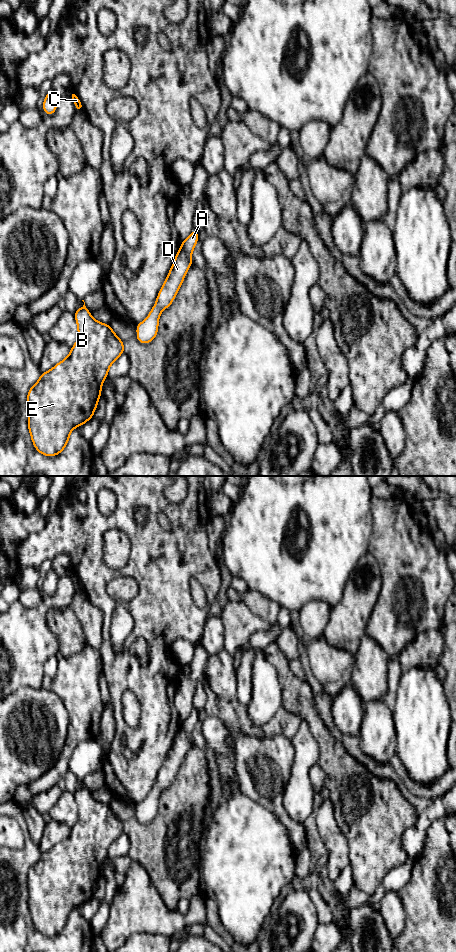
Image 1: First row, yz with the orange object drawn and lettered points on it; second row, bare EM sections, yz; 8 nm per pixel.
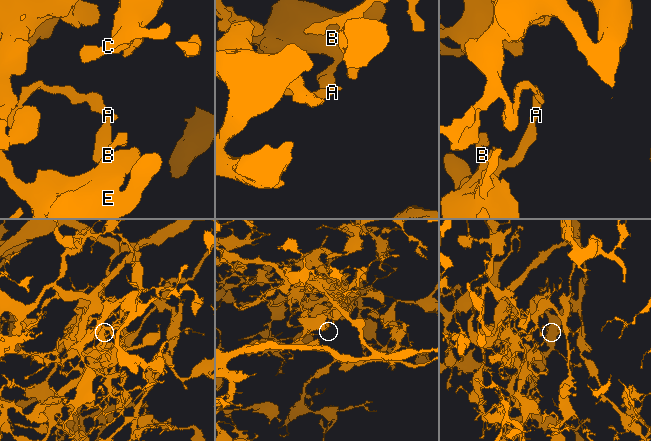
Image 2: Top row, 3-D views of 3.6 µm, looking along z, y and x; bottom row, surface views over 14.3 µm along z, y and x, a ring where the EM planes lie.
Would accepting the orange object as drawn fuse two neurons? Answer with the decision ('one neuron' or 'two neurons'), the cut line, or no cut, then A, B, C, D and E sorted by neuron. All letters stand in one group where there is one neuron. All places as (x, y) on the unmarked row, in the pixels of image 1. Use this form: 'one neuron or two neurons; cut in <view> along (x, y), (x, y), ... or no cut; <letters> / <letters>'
two neurons; cut in yz along (180, 727), (190, 739); A / B C D E

